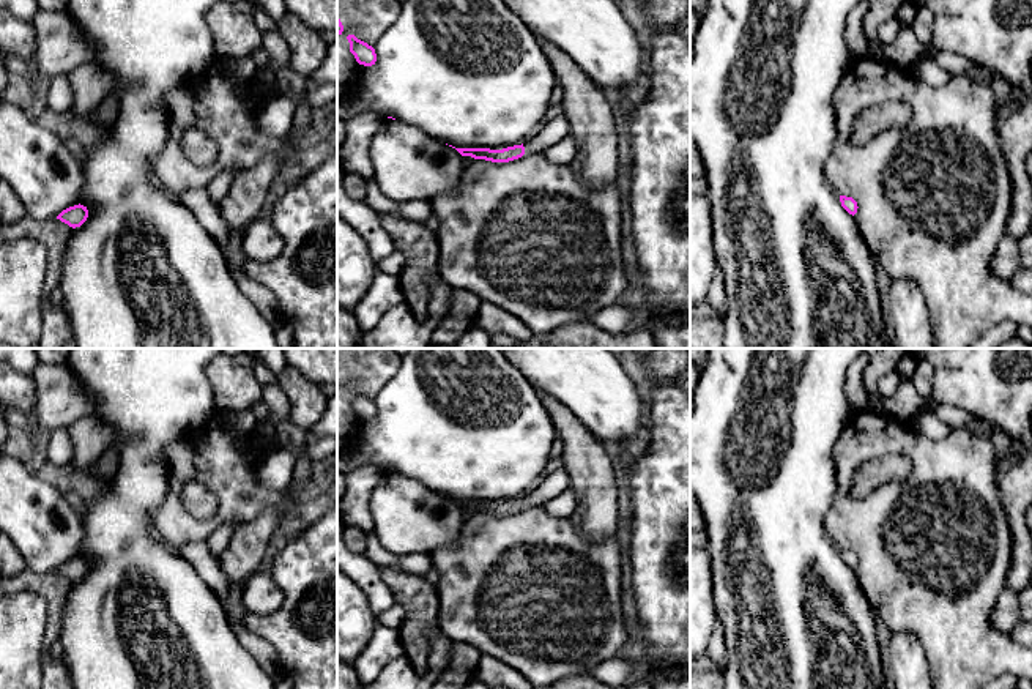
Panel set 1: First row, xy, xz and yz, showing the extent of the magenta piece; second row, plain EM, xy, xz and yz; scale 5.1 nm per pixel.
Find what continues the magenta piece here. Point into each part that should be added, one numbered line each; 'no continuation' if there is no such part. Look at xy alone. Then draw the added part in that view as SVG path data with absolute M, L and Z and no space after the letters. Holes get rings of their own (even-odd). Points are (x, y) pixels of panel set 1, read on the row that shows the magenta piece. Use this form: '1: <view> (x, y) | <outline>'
no continuation

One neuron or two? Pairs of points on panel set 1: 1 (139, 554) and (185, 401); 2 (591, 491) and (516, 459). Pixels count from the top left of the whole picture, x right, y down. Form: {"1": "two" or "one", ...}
{"1": "one", "2": "two"}

